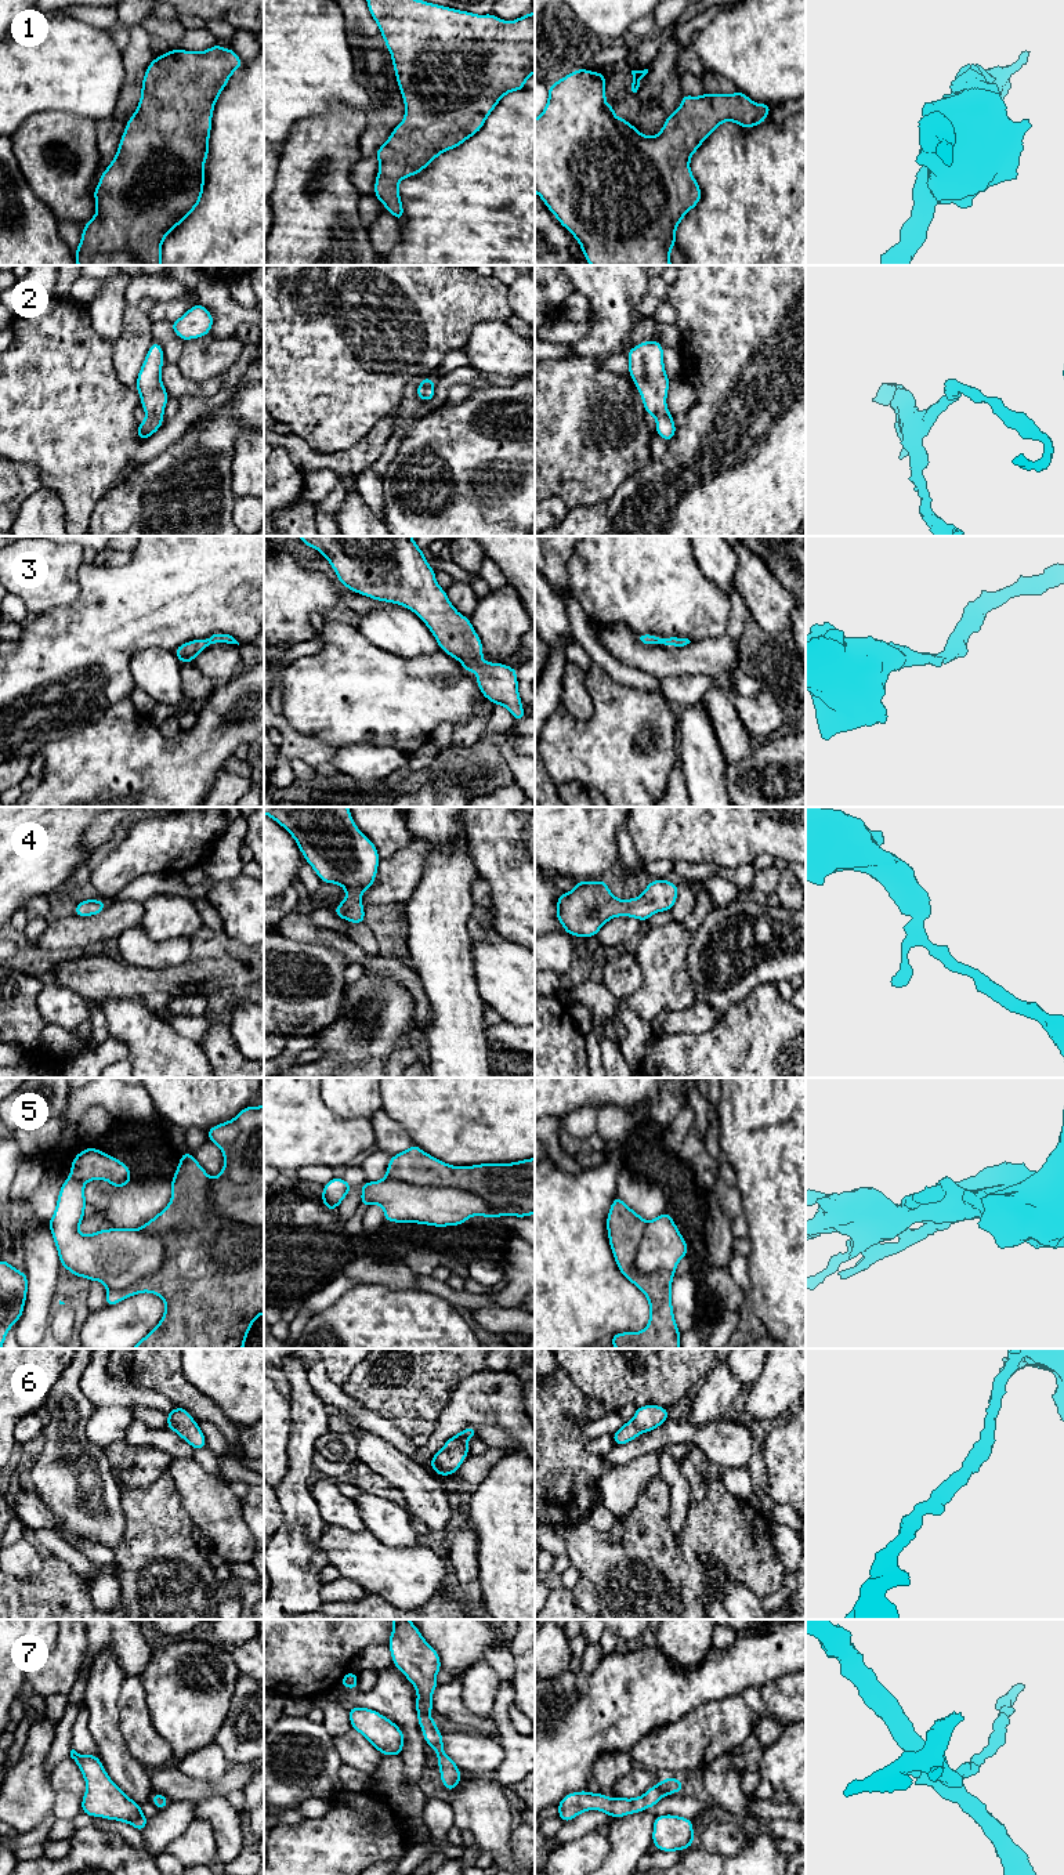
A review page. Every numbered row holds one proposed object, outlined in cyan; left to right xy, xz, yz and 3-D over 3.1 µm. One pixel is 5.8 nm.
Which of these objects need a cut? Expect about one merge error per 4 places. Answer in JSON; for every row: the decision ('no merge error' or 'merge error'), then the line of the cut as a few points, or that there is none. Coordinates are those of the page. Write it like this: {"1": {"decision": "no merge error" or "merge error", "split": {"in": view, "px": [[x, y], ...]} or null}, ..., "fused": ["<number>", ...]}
{"1": {"decision": "no merge error", "split": null}, "2": {"decision": "no merge error", "split": null}, "3": {"decision": "no merge error", "split": null}, "4": {"decision": "no merge error", "split": null}, "5": {"decision": "merge error", "split": {"in": "xz", "px": [[387, 1173], [416, 1184], [458, 1187], [478, 1194], [503, 1215]]}}, "6": {"decision": "no merge error", "split": null}, "7": {"decision": "no merge error", "split": null}, "fused": ["5"]}

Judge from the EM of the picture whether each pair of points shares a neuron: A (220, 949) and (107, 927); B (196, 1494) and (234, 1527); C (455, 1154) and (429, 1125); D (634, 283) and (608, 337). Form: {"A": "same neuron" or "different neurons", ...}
{"A": "different neurons", "B": "same neuron", "C": "same neuron", "D": "same neuron"}

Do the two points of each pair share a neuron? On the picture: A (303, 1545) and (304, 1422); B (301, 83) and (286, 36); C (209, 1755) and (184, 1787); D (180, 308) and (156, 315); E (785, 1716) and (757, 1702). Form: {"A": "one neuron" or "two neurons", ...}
{"A": "one neuron", "B": "one neuron", "C": "two neurons", "D": "one neuron", "E": "two neurons"}

